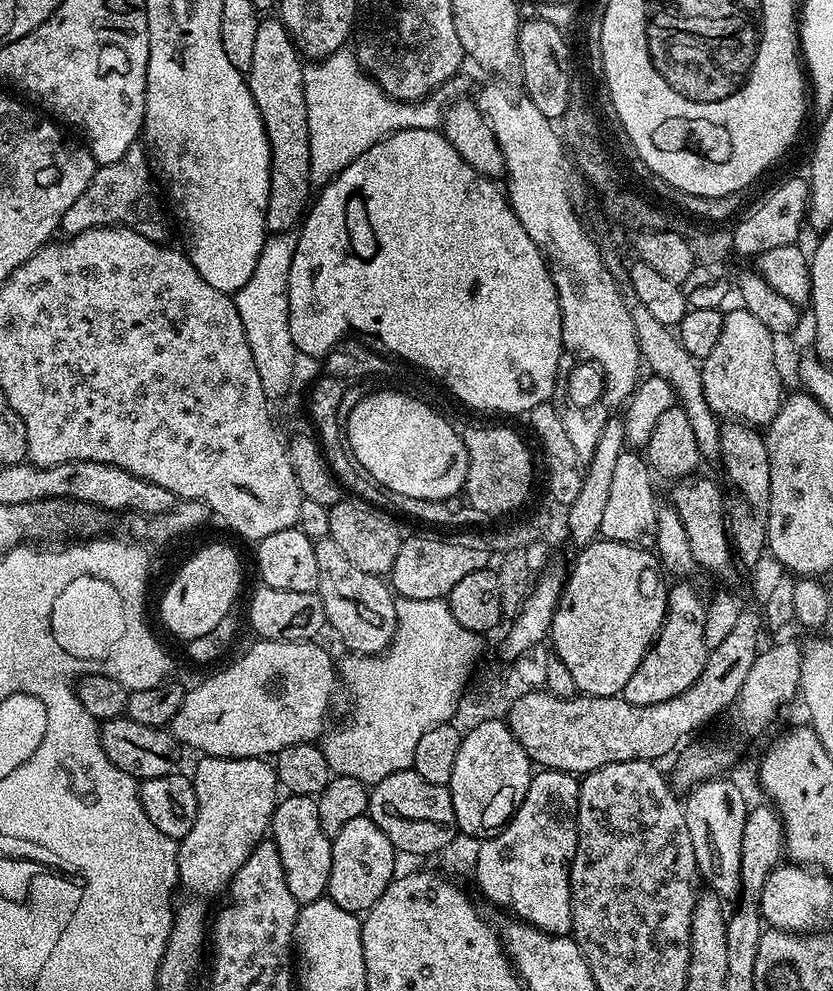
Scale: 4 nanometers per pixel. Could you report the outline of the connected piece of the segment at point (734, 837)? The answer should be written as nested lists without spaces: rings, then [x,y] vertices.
[[[729,778],[704,780],[687,793],[683,801],[686,830],[694,842],[694,858],[699,879],[706,883],[707,891],[719,896],[721,901],[732,902],[740,894],[740,867],[742,866],[742,830],[750,804],[744,801],[744,792]]]

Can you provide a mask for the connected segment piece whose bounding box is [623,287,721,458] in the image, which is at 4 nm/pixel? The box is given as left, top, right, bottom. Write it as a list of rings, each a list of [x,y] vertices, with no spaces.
[[[625,287],[623,294],[626,306],[630,310],[630,318],[634,322],[634,334],[638,338],[641,361],[651,375],[661,376],[666,378],[666,382],[670,382],[679,408],[684,411],[686,418],[690,418],[690,426],[694,430],[694,442],[698,442],[701,457],[719,457],[721,421],[713,414],[706,402],[700,364],[693,360],[685,348],[680,347],[677,333],[673,329],[662,326],[662,322],[657,322],[651,317],[650,310],[646,310],[646,306],[642,306],[642,302],[638,302],[632,288]]]

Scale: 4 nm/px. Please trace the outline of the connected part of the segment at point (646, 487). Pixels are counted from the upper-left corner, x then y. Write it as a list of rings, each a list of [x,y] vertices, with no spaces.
[[[625,450],[618,454],[611,476],[610,495],[602,513],[600,536],[606,540],[634,544],[641,548],[651,549],[656,543],[656,492],[652,489],[654,473],[648,467],[648,461],[636,450]]]

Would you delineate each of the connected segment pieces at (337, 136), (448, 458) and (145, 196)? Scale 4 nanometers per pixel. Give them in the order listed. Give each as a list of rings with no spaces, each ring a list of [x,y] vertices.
[[[343,47],[324,60],[311,61],[304,70],[304,93],[306,94],[306,122],[310,130],[310,180],[313,189],[325,187],[354,158],[365,153],[370,146],[394,133],[408,129],[434,129],[438,130],[445,120],[445,115],[459,101],[463,99],[472,88],[472,78],[467,72],[459,72],[452,79],[448,79],[438,86],[430,95],[419,101],[400,101],[388,96],[376,84],[375,80],[361,67],[355,51]]]
[[[402,390],[392,394],[378,394],[364,403],[364,407],[353,417],[352,444],[358,450],[360,460],[383,488],[409,498],[444,500],[459,497],[467,482],[467,448],[458,428],[444,416],[439,416],[428,404],[416,396],[407,396]]]
[[[137,142],[118,158],[118,162],[101,164],[90,178],[90,186],[82,190],[82,198],[66,210],[59,231],[64,234],[85,232],[91,228],[123,226],[141,232],[143,236],[163,241],[164,212],[160,209],[160,200],[156,197],[157,185],[154,183],[152,165],[148,162],[148,154],[143,143]]]

